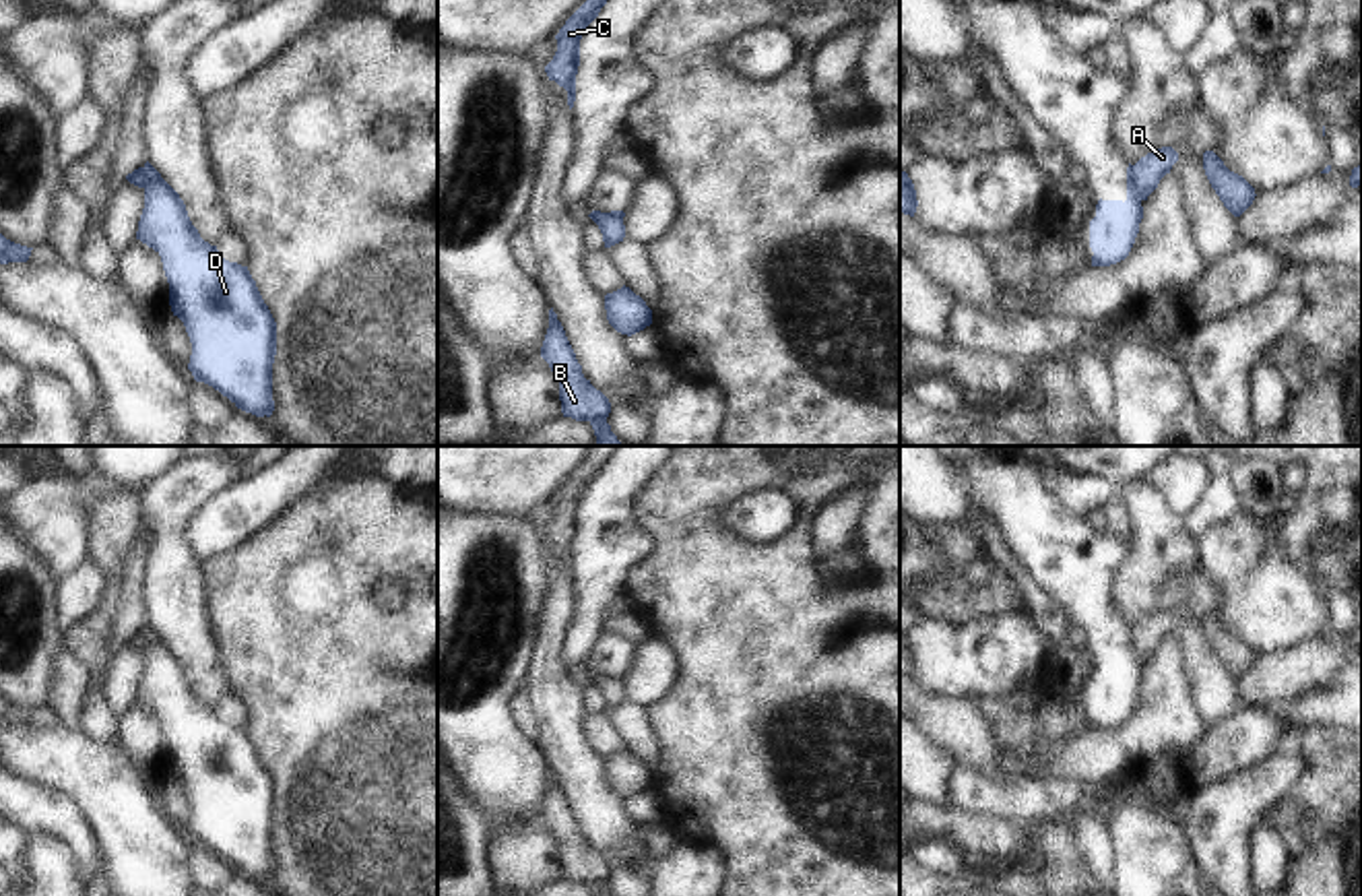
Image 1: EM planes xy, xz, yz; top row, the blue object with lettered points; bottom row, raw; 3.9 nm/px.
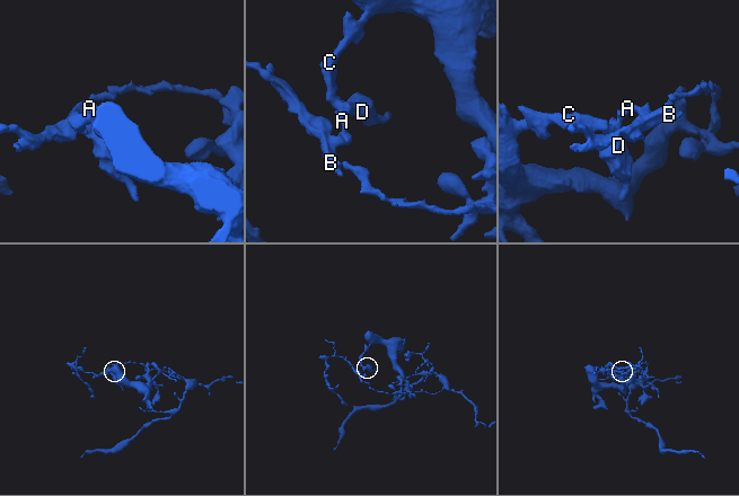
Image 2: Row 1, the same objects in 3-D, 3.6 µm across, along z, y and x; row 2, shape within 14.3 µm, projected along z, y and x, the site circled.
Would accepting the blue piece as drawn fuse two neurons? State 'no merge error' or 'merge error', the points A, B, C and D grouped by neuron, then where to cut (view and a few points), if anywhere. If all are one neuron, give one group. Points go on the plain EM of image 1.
merge error; A B / C D; cut in yz along (1131, 628), (1131, 647), (1140, 663)

